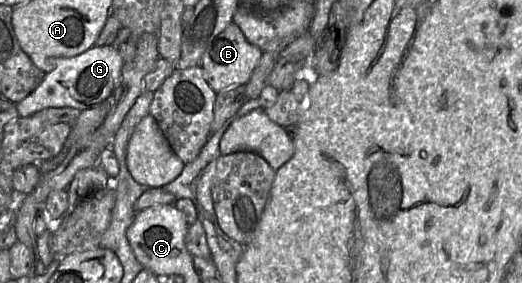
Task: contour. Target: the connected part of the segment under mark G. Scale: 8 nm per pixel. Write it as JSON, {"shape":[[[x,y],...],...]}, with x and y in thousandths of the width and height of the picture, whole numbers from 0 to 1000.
{"shape":[[[215,159],[178,163],[142,201],[94,201],[102,244],[88,258],[75,304],[31,367],[38,413],[57,413],[94,378],[136,378],[153,392],[199,360],[234,283],[238,230],[230,187]]]}

